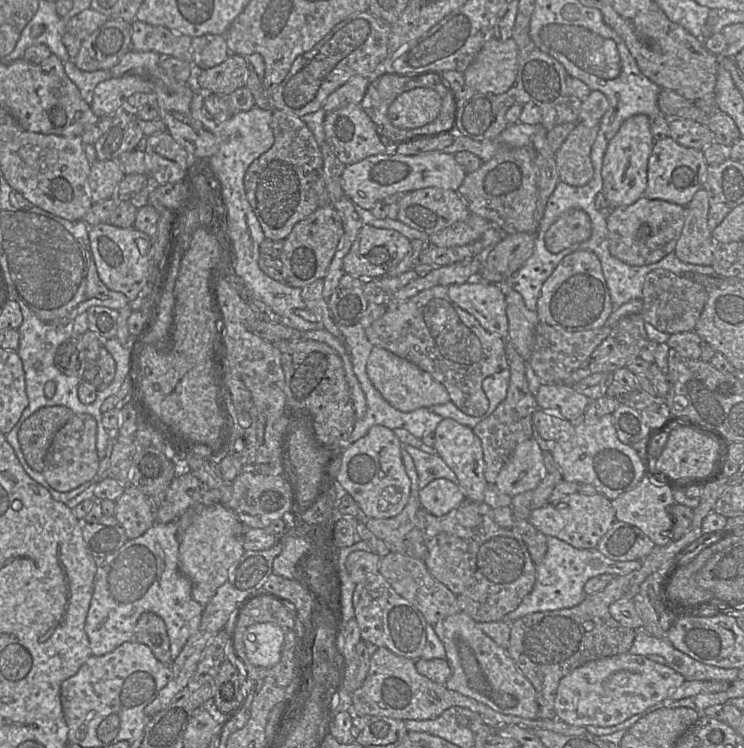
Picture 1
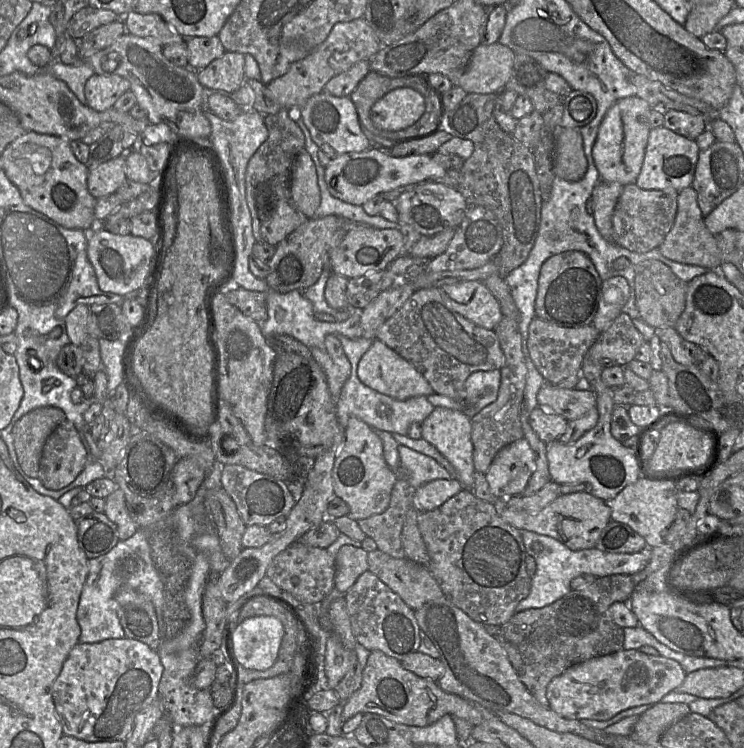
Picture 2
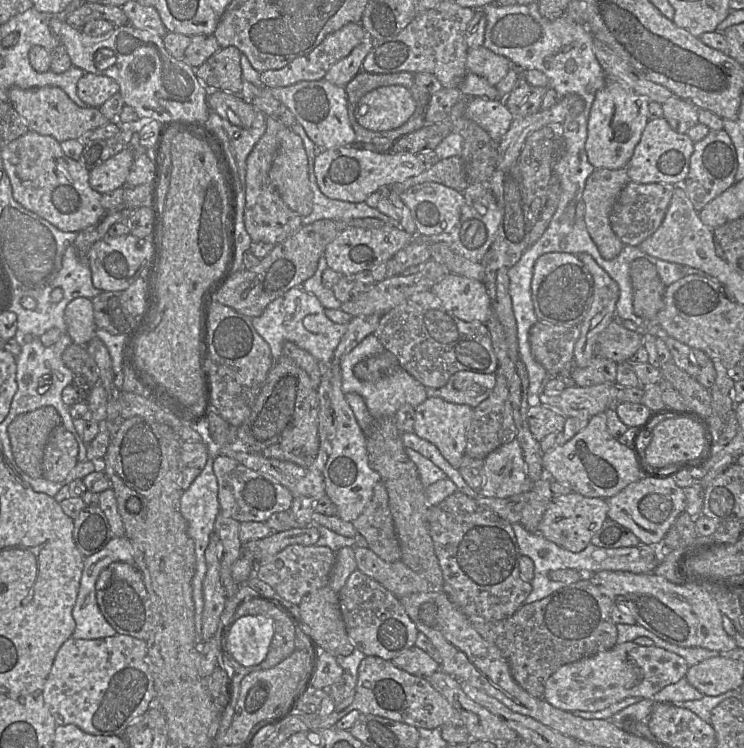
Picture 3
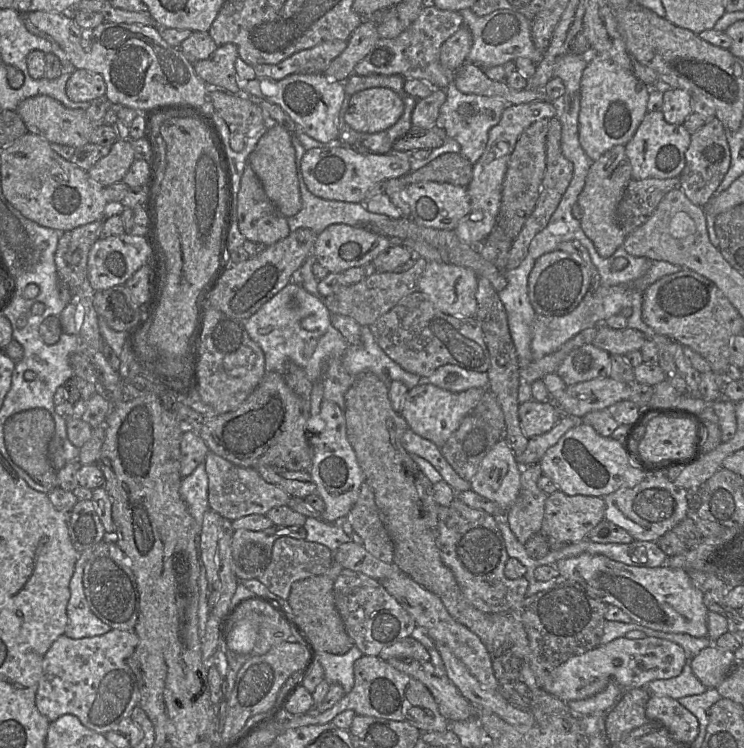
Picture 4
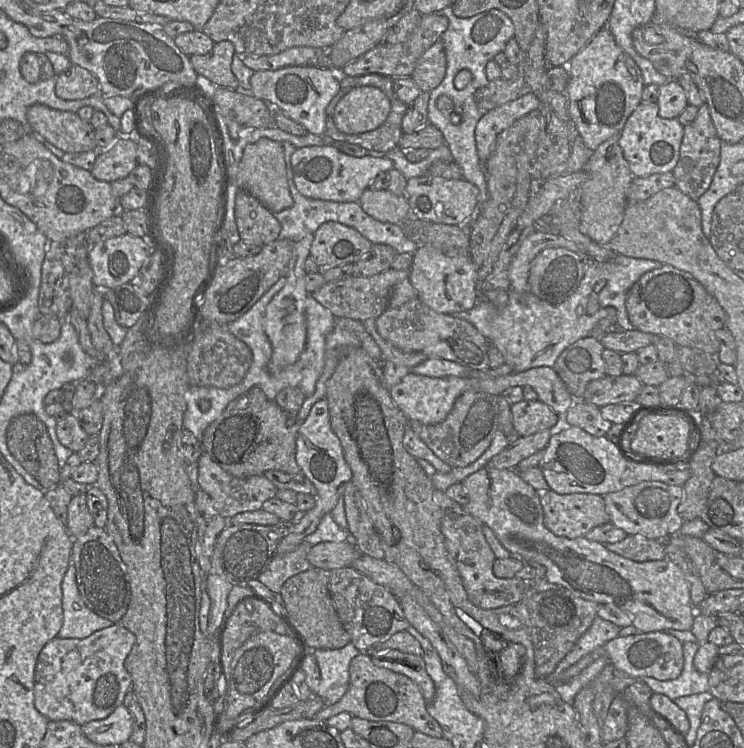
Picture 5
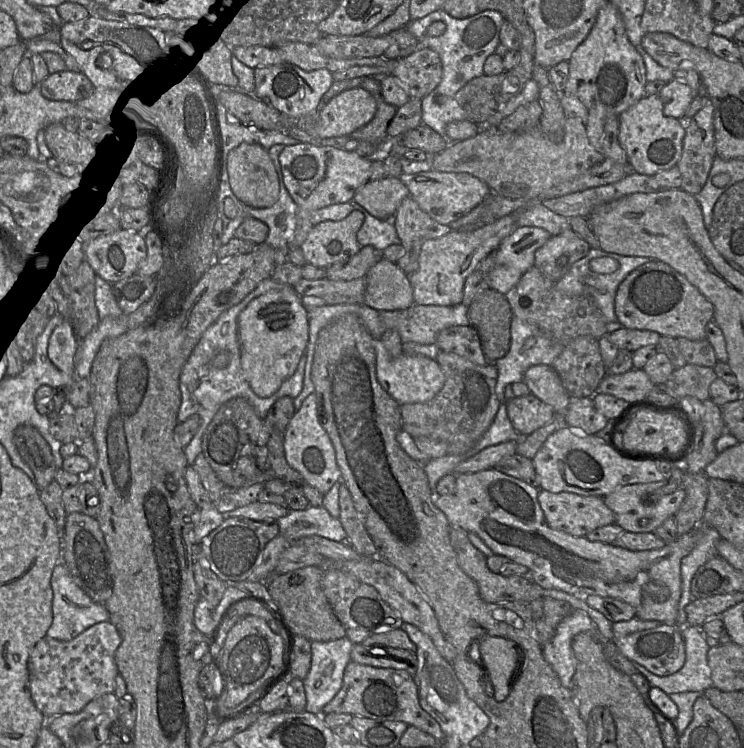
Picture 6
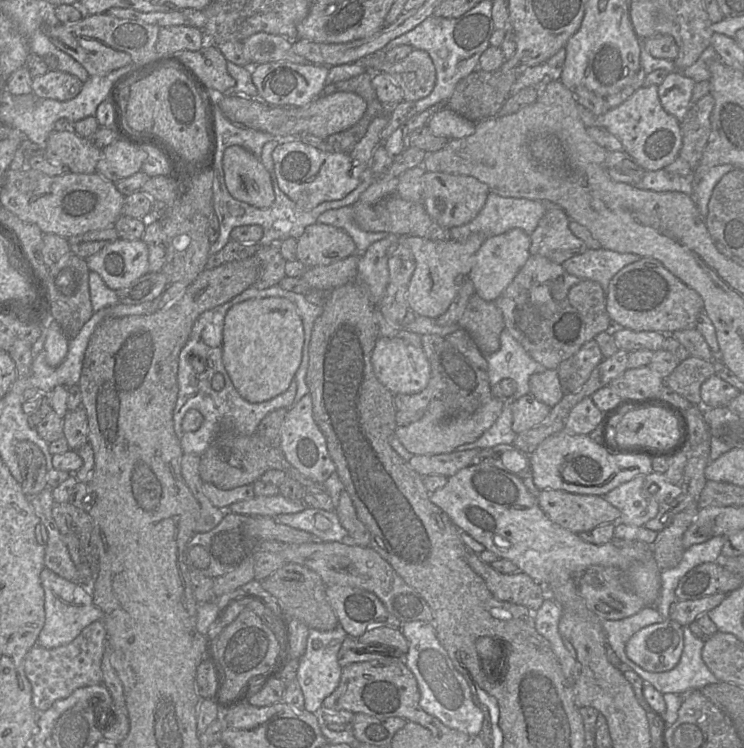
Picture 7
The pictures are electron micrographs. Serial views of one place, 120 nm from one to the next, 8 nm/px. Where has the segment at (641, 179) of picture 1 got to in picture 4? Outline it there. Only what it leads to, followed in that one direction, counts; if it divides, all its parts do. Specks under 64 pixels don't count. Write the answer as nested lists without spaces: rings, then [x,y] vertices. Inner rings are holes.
[[[596,54],[589,56],[580,83],[580,111],[578,117],[579,142],[587,156],[594,162],[617,145],[625,146],[635,134],[647,113],[647,100],[651,88],[634,74],[612,61]]]

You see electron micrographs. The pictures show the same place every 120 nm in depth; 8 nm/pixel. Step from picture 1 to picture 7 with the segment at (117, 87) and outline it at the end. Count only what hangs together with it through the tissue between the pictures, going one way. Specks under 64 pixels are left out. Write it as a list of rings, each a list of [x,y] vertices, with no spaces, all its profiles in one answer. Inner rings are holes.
[[[49,70],[32,79],[32,92],[40,99],[67,101],[76,97],[82,86],[83,82],[76,76],[59,70]]]

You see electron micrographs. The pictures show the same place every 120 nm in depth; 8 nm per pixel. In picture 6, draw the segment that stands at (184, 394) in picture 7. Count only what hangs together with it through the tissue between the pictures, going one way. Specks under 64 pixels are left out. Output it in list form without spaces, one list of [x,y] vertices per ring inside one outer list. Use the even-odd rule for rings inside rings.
[[[242,302],[237,307],[230,308],[220,315],[220,317],[207,328],[203,333],[198,344],[192,351],[189,359],[183,366],[180,375],[181,405],[178,412],[177,424],[182,424],[192,415],[200,418],[200,425],[192,438],[191,442],[184,448],[188,465],[193,466],[199,454],[202,453],[202,438],[209,424],[218,412],[220,407],[231,399],[237,397],[246,398],[253,406],[258,417],[264,419],[278,401],[278,399],[289,396],[295,399],[301,392],[304,382],[305,367],[307,363],[306,348],[303,351],[300,362],[294,374],[287,378],[279,390],[267,398],[257,396],[251,389],[248,381],[245,379],[240,361],[240,342],[238,338],[238,316],[247,307],[249,302]],[[220,352],[228,352],[230,361],[224,368],[212,366],[212,360]]]

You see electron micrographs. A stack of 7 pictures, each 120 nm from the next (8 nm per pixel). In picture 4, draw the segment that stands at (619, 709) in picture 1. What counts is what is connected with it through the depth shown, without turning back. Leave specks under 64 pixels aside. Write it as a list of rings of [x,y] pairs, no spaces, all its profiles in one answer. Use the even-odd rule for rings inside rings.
[[[620,637],[569,658],[551,672],[542,688],[564,702],[592,697],[603,691],[609,683],[617,683],[623,690],[645,688],[653,680],[678,676],[686,658],[681,646],[666,639]]]

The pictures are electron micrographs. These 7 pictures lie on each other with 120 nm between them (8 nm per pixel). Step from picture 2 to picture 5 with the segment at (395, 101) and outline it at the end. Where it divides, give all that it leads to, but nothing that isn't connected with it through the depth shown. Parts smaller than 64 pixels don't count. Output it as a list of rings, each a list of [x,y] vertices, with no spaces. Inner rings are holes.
[[[356,87],[337,104],[333,121],[343,133],[362,134],[381,126],[391,110],[390,99],[375,87]]]

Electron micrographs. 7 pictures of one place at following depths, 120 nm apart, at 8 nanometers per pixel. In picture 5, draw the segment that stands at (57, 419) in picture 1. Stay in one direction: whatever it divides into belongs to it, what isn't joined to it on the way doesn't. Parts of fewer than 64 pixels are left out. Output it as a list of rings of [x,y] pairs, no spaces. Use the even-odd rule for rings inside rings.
[[[34,413],[14,416],[6,429],[6,442],[12,456],[44,489],[60,483],[60,467],[45,423]]]

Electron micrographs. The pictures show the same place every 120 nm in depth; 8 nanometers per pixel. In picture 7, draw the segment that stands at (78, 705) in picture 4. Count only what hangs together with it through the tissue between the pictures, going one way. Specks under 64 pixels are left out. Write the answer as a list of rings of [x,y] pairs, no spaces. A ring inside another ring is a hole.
[[[102,621],[93,622],[67,646],[45,649],[32,647],[24,658],[24,672],[32,688],[32,704],[42,713],[56,701],[69,697],[75,690],[102,685],[101,662],[107,643],[107,631]]]

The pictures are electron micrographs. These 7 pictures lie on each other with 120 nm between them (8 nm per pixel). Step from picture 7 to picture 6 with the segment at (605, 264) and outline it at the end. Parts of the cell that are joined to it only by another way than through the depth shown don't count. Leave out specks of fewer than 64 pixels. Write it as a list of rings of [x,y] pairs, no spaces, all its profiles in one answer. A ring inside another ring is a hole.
[[[591,248],[587,256],[576,261],[568,270],[568,272],[555,283],[555,288],[563,295],[566,296],[589,296],[591,297],[607,323],[617,322],[615,314],[615,296],[617,289],[621,282],[627,277],[629,273],[638,268],[639,266],[651,261],[652,259],[642,256],[623,256],[612,252],[605,252],[601,248]],[[600,257],[610,257],[616,260],[619,264],[618,269],[610,274],[599,274],[591,269],[591,261]]]

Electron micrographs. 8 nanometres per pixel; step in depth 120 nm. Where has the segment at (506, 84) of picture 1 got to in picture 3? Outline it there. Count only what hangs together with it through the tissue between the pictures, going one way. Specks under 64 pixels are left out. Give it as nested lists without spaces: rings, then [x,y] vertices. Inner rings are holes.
[[[480,46],[469,49],[466,67],[468,72],[485,78],[492,86],[497,86],[513,65],[508,58]]]

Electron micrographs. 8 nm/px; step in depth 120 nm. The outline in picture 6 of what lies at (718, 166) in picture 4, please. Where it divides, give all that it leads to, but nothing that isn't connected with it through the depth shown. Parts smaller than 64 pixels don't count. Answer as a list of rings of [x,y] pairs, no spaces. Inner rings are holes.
[[[706,97],[703,107],[686,120],[681,157],[676,164],[682,175],[681,189],[695,195],[703,188],[716,156],[714,107]]]

